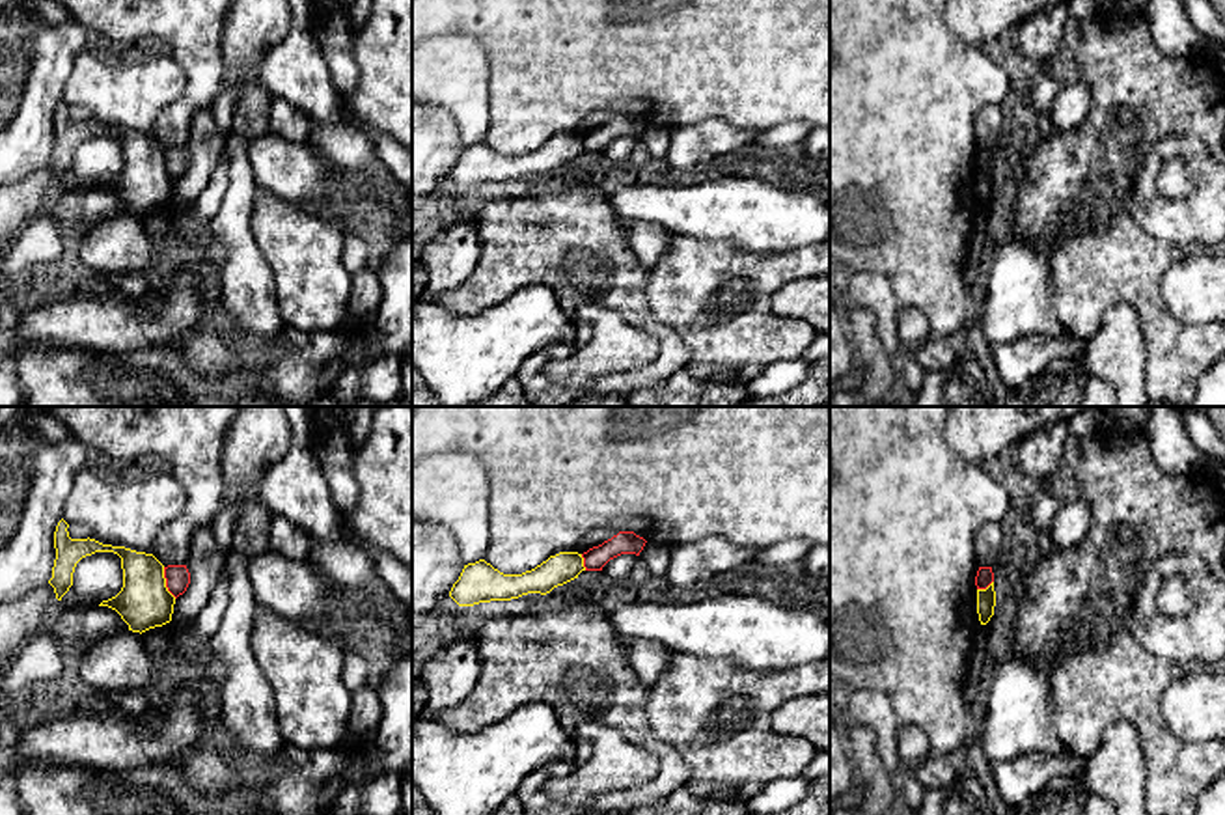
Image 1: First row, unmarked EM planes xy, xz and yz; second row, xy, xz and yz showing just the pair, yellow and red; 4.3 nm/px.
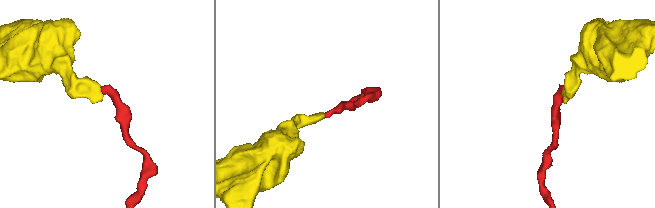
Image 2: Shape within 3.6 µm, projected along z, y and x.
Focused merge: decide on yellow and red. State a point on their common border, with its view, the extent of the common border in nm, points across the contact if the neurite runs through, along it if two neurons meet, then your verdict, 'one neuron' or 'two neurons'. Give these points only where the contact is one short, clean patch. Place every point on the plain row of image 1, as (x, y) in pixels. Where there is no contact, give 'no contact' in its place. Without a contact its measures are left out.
xy (165, 165) | 150 nm | along xy (163, 150), (166, 170), (176, 179) | two neurons

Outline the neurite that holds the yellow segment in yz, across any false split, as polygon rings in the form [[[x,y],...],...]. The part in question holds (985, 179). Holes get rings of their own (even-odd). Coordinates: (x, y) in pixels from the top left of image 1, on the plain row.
[[[994,164],[986,172],[977,172],[977,196],[981,207],[986,207],[990,200],[994,198],[996,188],[996,173]]]

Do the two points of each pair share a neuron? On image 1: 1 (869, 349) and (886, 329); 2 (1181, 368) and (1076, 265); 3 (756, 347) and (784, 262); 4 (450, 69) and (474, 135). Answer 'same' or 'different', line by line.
1: different
2: same
3: same
4: same

